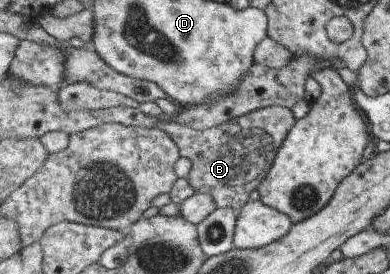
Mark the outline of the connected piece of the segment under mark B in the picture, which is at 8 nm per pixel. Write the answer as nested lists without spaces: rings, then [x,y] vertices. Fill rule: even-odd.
[[[275,105],[250,112],[202,131],[175,122],[161,122],[161,124],[157,124],[156,128],[170,134],[171,138],[178,143],[180,156],[191,160],[192,169],[188,181],[197,193],[210,195],[219,209],[240,210],[251,200],[251,194],[255,194],[255,189],[258,189],[262,182],[266,181],[265,176],[270,173],[269,170],[278,156],[278,150],[286,140],[295,121],[297,118],[290,108]]]

